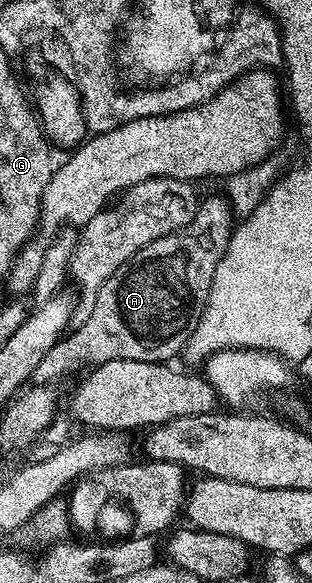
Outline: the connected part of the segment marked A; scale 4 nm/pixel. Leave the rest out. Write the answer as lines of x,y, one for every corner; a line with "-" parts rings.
221,194
211,199
203,198
196,209
196,217
188,221
180,229
152,241
152,245
144,245
140,253
136,253
96,293
96,305
92,305
92,313
88,321
77,324
78,331
71,330
65,337
59,339
48,353
36,365
33,382
38,385
54,385
57,379
78,371
82,363
97,365
113,359
128,361
148,361
149,363
165,363
173,360
173,355
181,356
188,340
196,329
202,316
202,310
210,296
212,277
216,273
216,265
220,265
220,257
228,249
230,232
236,226
229,202

